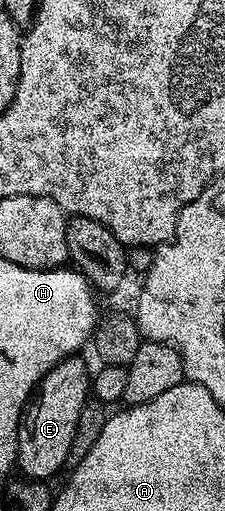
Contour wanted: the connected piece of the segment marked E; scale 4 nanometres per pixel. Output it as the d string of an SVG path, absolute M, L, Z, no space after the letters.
M72 355L56 363L31 394L23 419L19 422L19 451L17 469L24 478L46 482L60 468L66 466L69 447L73 447L73 435L77 431L77 419L81 407L85 407L93 389L93 373L82 361L82 356Z

